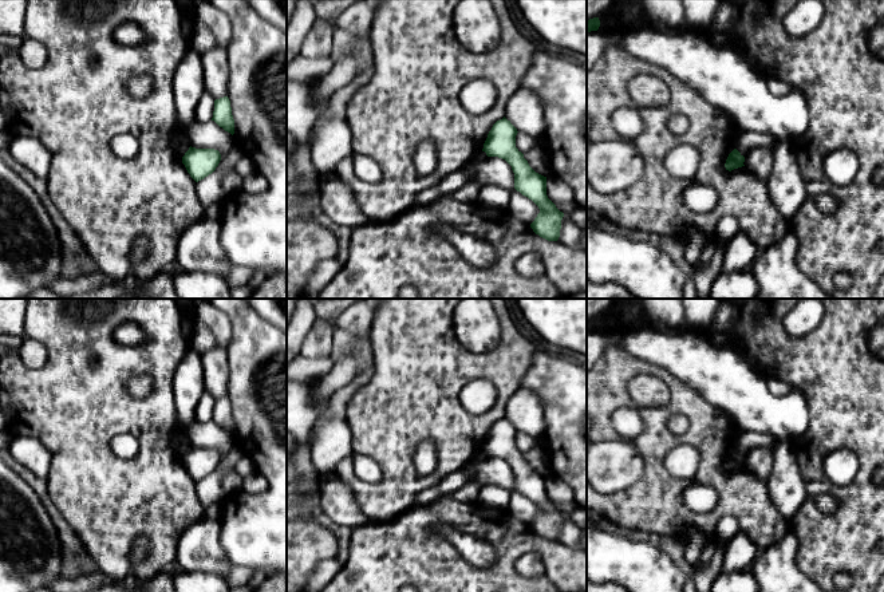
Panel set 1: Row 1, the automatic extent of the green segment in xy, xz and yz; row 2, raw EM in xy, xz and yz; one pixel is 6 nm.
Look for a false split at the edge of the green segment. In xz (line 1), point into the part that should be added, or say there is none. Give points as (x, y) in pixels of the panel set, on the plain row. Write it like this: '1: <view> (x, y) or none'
1: none

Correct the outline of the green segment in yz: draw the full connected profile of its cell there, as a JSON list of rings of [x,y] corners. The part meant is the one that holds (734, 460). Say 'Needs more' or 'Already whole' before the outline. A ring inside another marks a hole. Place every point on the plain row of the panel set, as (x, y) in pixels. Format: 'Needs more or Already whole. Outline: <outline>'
Already whole. Outline: [[[734,449],[729,454],[725,467],[726,467],[726,470],[731,471],[734,469],[745,466],[743,462],[745,462],[745,457],[737,449]]]

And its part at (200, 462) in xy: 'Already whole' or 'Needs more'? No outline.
Already whole

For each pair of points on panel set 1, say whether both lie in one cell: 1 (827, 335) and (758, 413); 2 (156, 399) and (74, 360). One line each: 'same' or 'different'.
1: different
2: same

